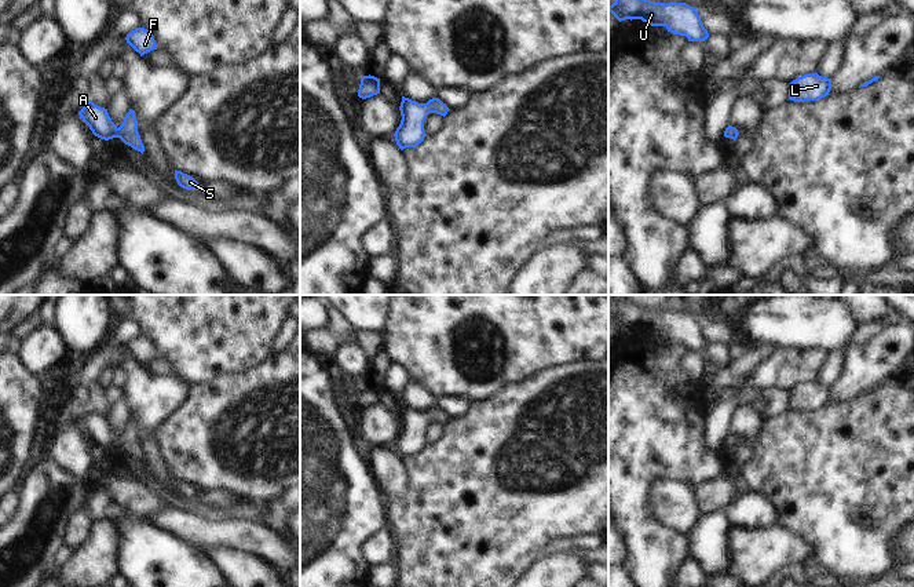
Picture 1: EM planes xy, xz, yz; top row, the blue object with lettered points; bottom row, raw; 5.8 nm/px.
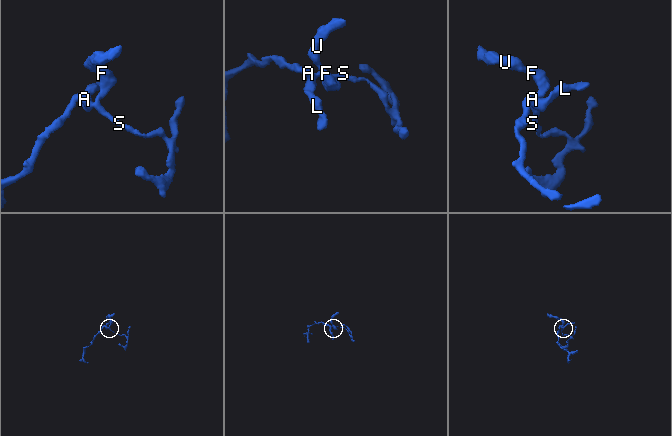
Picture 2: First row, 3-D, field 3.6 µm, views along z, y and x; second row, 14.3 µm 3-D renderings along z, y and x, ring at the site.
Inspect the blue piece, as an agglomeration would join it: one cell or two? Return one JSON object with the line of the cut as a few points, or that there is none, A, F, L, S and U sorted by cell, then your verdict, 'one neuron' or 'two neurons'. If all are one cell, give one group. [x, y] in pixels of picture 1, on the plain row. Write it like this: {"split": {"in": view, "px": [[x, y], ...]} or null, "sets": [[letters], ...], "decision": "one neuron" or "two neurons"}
{"split": null, "sets": [["A", "F", "L", "S", "U"]], "decision": "one neuron"}

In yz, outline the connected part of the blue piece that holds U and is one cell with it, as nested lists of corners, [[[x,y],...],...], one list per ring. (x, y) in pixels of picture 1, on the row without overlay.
[[[613,298],[615,310],[608,320],[621,331],[641,328],[651,335],[665,335],[668,340],[686,344],[688,350],[705,350],[709,346],[698,320],[686,311],[655,311]]]

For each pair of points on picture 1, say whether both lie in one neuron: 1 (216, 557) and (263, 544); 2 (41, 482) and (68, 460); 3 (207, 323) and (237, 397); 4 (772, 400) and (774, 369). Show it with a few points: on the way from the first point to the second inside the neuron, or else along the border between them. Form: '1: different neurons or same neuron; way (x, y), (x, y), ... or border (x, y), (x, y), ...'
1: different neurons; border (207, 551), (236, 549), (270, 564)
2: different neurons; border (48, 458), (81, 481)
3: different neurons; border (259, 365), (251, 369), (222, 374), (197, 386)
4: different neurons; border (761, 389), (786, 389), (789, 392)

